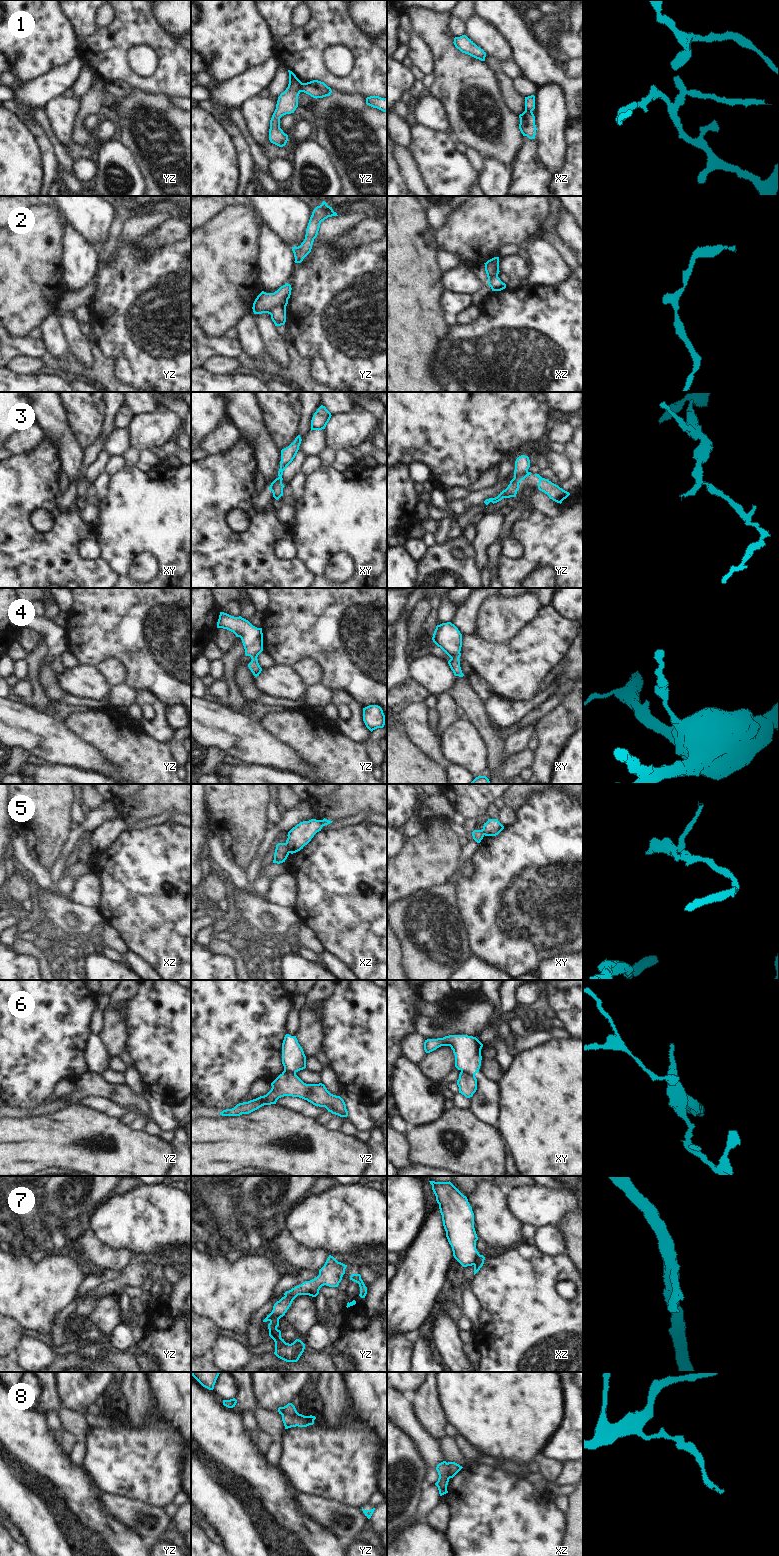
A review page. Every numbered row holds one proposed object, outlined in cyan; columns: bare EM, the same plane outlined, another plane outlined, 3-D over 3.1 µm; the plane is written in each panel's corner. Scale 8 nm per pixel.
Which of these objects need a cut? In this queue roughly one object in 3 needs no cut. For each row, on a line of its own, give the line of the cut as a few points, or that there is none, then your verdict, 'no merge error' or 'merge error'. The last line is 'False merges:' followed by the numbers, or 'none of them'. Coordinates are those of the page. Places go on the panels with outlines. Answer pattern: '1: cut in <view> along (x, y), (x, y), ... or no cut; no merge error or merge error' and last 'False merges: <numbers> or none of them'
1: cut in yz along (302, 83), (300, 91); merge error
2: cut in yz along (285, 305), (276, 305), (269, 313); merge error
3: cut in yz along (527, 471), (514, 477); merge error
4: no cut; no merge error
5: cut in xz along (285, 843), (289, 852); merge error
6: cut in xy along (461, 1069), (474, 1074); merge error
7: cut in yz along (269, 1314), (278, 1319); merge error
8: cut in yz along (297, 1412), (295, 1414), (282, 1415); merge error
False merges: 1, 2, 3, 5, 6, 7, 8

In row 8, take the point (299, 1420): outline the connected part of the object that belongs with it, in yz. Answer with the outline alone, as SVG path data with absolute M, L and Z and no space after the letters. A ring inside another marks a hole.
M297 1413L296 1415L282 1415L282 1421L284 1423L285 1429L291 1427L307 1427L314 1424L315 1416L304 1416Z

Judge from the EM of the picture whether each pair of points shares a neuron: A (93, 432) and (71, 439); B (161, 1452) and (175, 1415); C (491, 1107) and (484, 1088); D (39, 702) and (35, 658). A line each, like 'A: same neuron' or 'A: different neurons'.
A: different neurons
B: different neurons
C: same neuron
D: same neuron

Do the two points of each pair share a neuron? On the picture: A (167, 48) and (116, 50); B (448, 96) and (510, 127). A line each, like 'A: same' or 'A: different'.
A: same
B: same

